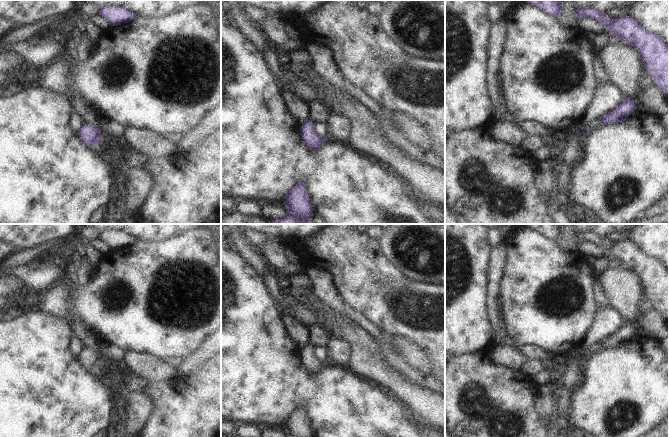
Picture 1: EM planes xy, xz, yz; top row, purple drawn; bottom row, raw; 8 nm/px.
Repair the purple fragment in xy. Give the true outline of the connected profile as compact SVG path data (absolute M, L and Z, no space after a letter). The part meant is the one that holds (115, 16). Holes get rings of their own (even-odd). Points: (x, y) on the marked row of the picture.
M102 7L99 16L106 19L111 26L131 22L137 15L125 7Z

